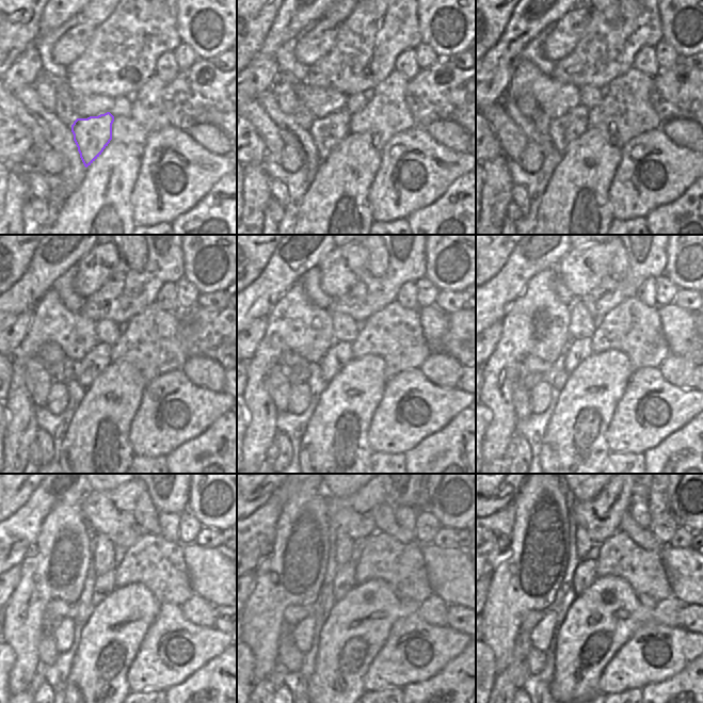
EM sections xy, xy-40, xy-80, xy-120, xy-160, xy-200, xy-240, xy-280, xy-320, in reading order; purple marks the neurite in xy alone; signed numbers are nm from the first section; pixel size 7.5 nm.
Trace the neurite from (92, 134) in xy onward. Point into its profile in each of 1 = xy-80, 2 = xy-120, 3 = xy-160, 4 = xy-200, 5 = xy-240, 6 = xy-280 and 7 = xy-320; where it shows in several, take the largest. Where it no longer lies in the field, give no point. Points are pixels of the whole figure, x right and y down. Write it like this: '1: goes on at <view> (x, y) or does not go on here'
1: goes on at xy-80 (563, 131)
2: goes on at xy-120 (88, 369)
3: goes on at xy-160 (340, 353)
4: goes on at xy-200 (577, 351)
5: goes on at xy-240 (105, 585)
6: goes on at xy-280 (345, 581)
7: goes on at xy-320 (586, 573)

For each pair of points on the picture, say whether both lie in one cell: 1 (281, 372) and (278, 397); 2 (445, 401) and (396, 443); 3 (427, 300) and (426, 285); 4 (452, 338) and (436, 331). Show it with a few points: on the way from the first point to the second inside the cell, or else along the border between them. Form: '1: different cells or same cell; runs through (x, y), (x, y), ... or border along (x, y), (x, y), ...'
1: same cell; runs through (280, 379), (280, 390)
2: same cell; runs through (432, 414), (425, 426), (409, 430)
3: same cell; runs through (427, 297), (428, 288)
4: different cells; border along (449, 313), (449, 328), (441, 348), (433, 352)

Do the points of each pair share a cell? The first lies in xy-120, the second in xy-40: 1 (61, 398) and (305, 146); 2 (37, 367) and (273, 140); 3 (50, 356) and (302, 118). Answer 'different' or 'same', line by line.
1: different
2: same
3: different

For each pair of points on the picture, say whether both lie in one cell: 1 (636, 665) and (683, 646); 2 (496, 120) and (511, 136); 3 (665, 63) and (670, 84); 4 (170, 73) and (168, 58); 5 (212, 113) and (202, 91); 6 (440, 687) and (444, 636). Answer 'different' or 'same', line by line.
1: same
2: same
3: different
4: same
5: same
6: different

